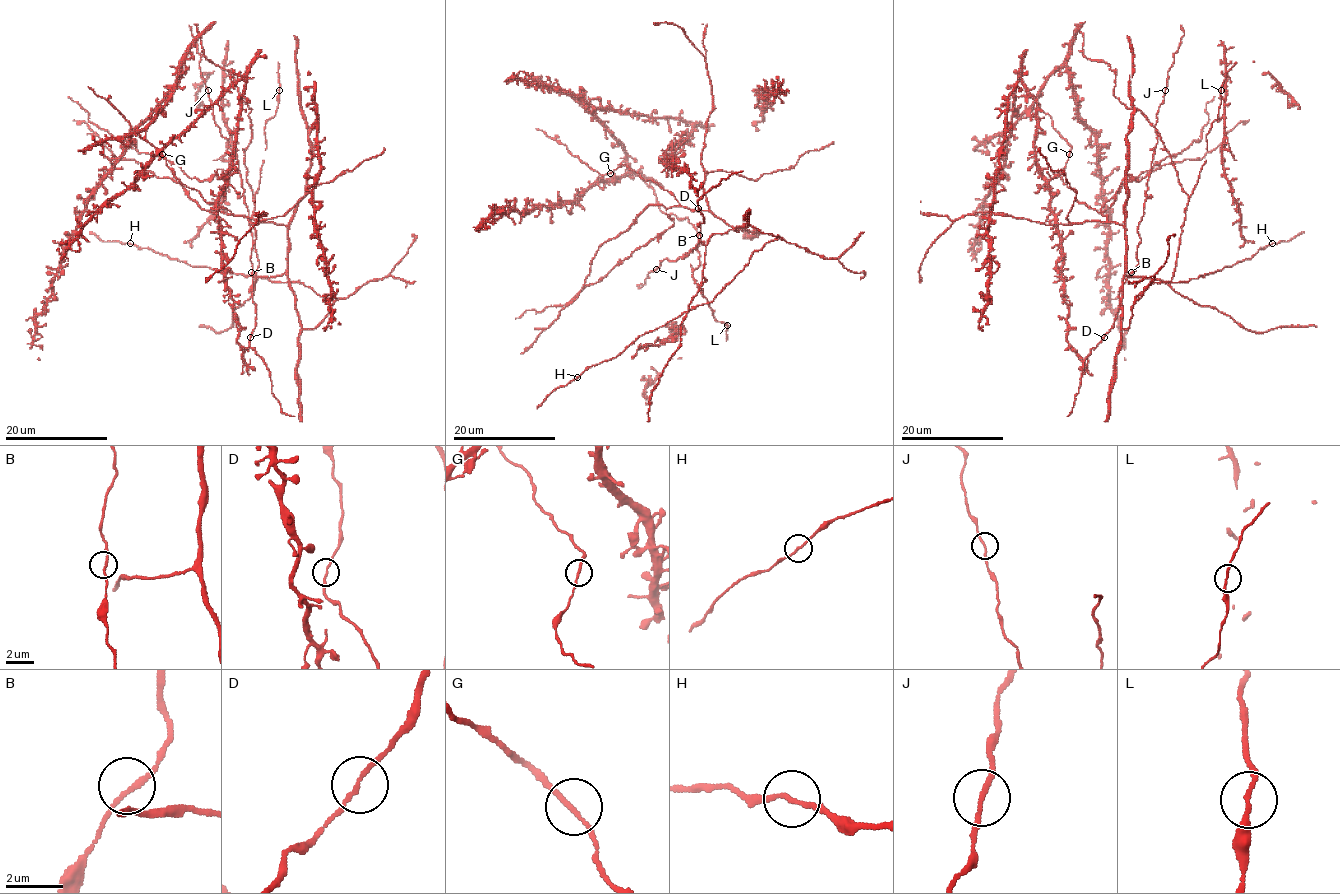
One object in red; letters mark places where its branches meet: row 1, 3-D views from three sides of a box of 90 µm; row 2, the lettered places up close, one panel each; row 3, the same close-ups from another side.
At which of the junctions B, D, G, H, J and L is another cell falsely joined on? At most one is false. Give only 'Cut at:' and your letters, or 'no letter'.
Cut at: no letter

